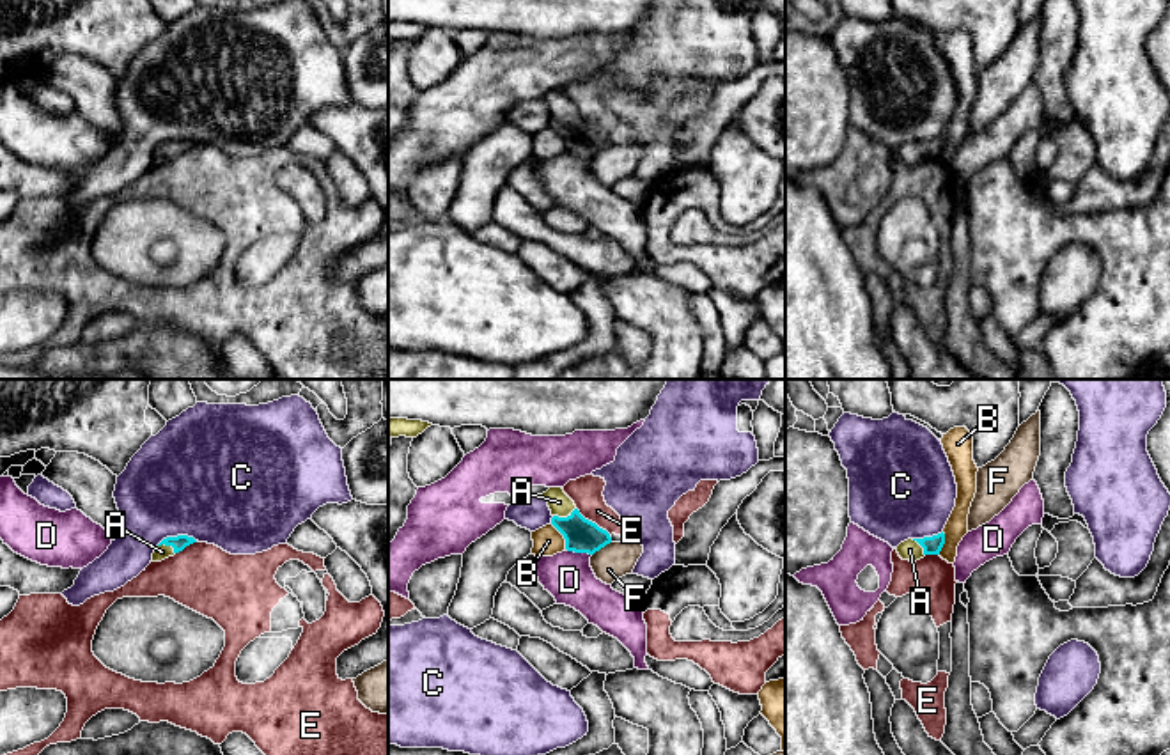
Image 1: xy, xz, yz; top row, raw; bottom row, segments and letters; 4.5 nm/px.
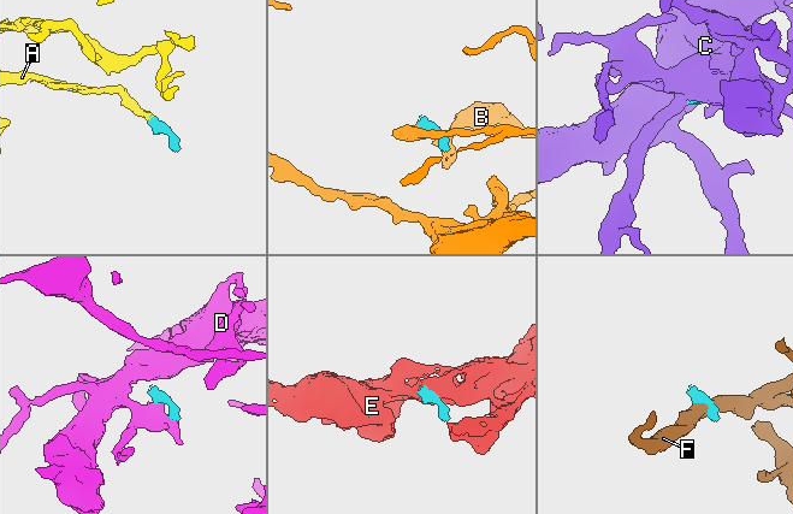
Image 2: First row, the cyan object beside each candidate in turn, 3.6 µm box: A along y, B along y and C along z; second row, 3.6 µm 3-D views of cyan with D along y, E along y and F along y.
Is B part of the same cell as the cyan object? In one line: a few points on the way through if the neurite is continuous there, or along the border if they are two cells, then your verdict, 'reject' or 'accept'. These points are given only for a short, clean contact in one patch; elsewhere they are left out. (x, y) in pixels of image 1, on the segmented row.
border xz (552, 523), (562, 536), (566, 548); reject

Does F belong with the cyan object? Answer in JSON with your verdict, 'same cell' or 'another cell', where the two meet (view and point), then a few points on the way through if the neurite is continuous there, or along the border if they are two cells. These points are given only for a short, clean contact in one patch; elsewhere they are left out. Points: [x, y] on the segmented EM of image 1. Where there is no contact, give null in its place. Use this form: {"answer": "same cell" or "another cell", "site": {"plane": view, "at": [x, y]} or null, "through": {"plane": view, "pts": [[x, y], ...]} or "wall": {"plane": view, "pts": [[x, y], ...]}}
{"answer": "another cell", "site": {"plane": "xz", "at": [601, 546]}, "wall": {"plane": "xz", "pts": [[610, 541], [592, 555]]}}

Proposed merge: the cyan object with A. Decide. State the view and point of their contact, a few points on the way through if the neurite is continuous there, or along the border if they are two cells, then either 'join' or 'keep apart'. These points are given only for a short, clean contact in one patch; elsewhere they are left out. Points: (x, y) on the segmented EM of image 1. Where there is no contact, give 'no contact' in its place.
xz (564, 518) | across xz (582, 536), (564, 518), (559, 502) | join

